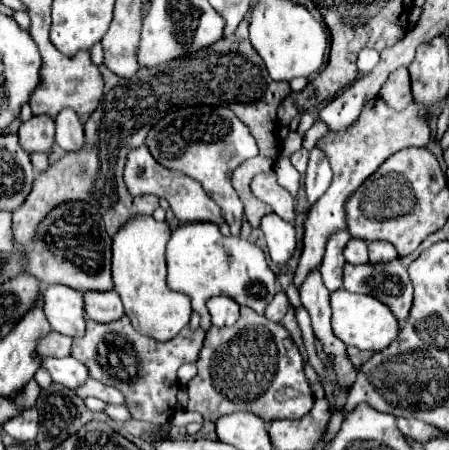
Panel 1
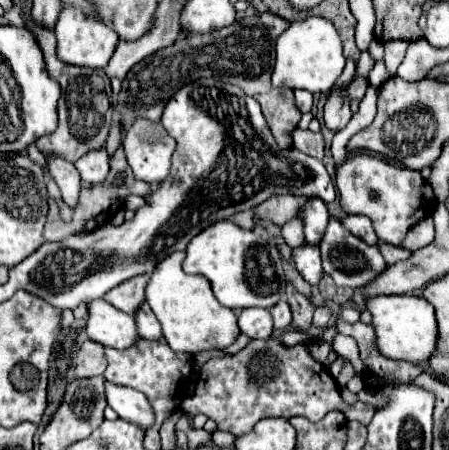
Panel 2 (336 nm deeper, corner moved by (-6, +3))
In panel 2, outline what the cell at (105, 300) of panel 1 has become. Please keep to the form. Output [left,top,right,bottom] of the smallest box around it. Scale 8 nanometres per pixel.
[136,303,162,339]

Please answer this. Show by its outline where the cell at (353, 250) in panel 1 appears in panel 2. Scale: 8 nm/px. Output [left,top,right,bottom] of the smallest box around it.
[342,215,378,243]

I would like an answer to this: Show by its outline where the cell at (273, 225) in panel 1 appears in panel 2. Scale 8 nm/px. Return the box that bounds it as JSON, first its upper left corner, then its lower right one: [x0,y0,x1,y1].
[292,243,322,285]

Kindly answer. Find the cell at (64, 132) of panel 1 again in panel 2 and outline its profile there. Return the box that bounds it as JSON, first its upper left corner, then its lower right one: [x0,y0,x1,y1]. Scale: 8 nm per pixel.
[76,149,108,185]

